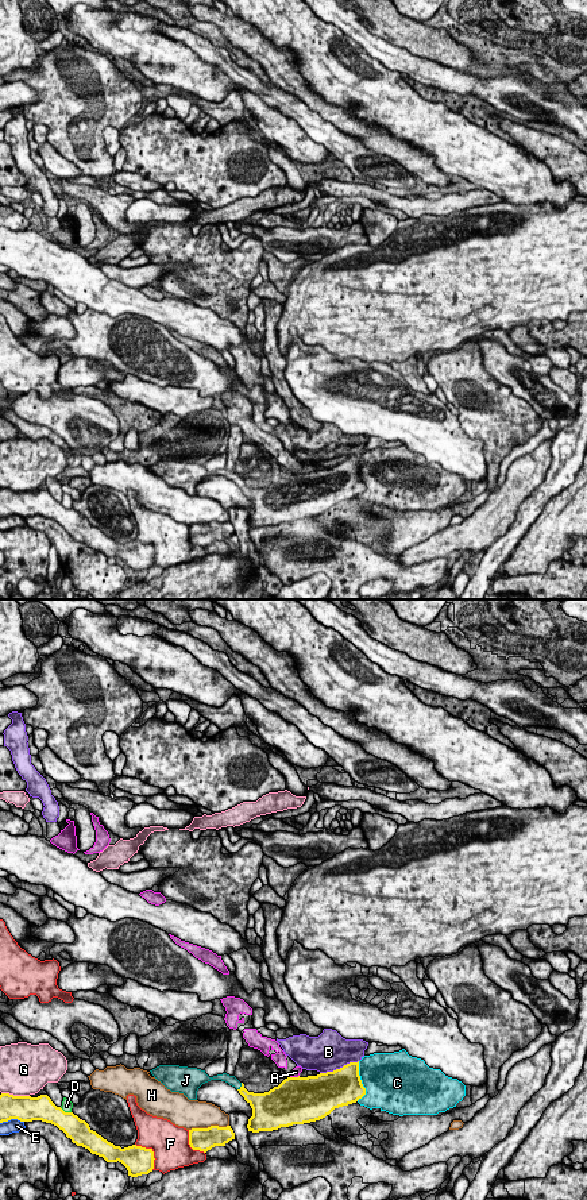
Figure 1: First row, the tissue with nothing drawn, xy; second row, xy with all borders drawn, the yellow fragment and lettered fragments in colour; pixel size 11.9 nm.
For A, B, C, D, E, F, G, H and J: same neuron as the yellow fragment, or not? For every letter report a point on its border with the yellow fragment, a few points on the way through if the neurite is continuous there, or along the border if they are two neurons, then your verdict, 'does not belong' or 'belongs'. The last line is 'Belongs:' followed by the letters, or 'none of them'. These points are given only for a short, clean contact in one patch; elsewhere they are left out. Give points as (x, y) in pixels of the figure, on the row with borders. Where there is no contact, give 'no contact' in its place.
A: xy (294, 1077) | does not belong
B: xy (340, 1068) | along xy (358, 1060), (320, 1073) | does not belong
C: xy (360, 1081) | does not belong
D: xy (64, 1111) | along xy (60, 1107), (70, 1112) | does not belong
E: xy (11, 1118) | does not belong
F: xy (153, 1152) | does not belong
G: xy (15, 1096) | does not belong
H: xy (208, 1127) | does not belong
J: xy (240, 1087) | across xy (257, 1100), (250, 1098), (240, 1087), (231, 1080) | belongs
Belongs: J

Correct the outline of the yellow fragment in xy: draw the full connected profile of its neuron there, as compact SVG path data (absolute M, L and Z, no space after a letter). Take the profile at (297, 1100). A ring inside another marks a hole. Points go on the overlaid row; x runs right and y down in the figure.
M359 1061L350 1062L340 1069L320 1073L317 1076L287 1077L278 1087L274 1087L264 1093L248 1092L243 1083L227 1073L209 1077L205 1070L179 1065L159 1065L150 1072L167 1089L184 1093L189 1100L197 1100L198 1088L211 1080L228 1083L239 1091L252 1108L252 1116L248 1119L247 1124L248 1131L252 1133L273 1131L281 1127L320 1120L329 1115L335 1108L356 1103L366 1095L366 1088L359 1076Z

